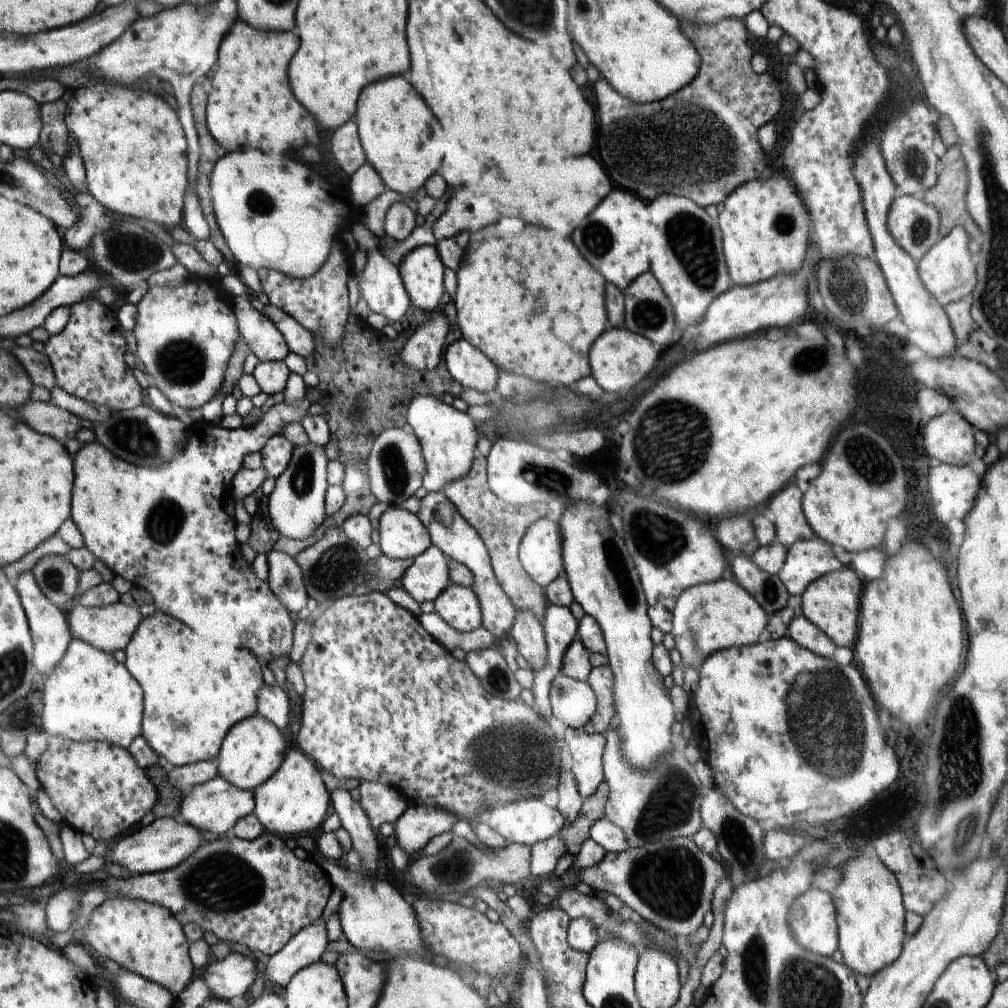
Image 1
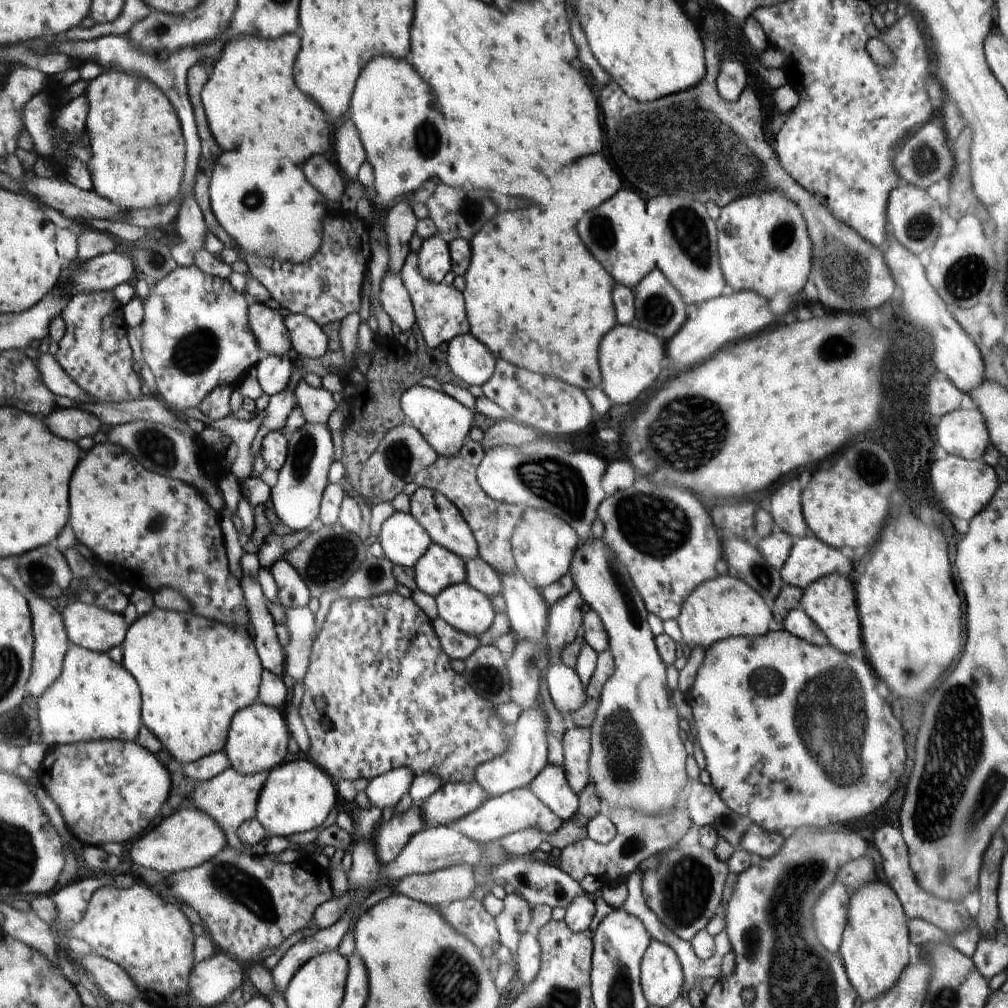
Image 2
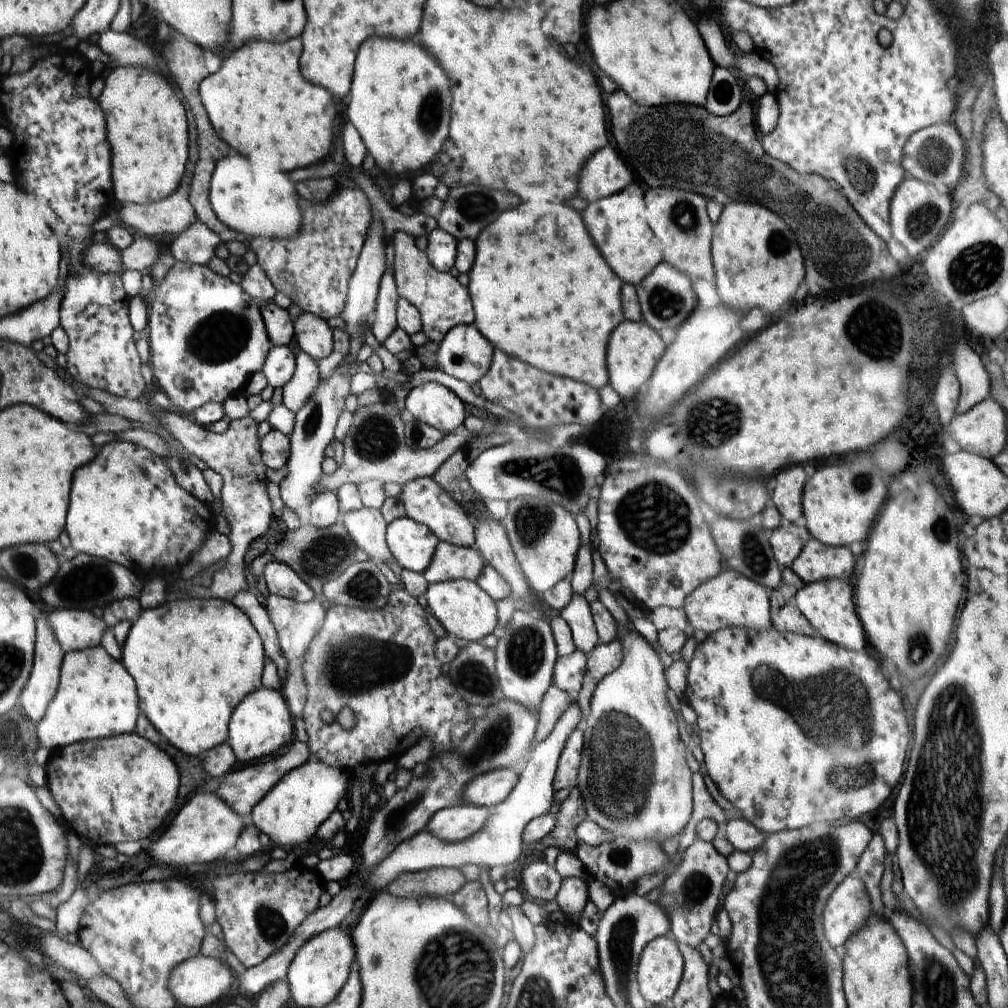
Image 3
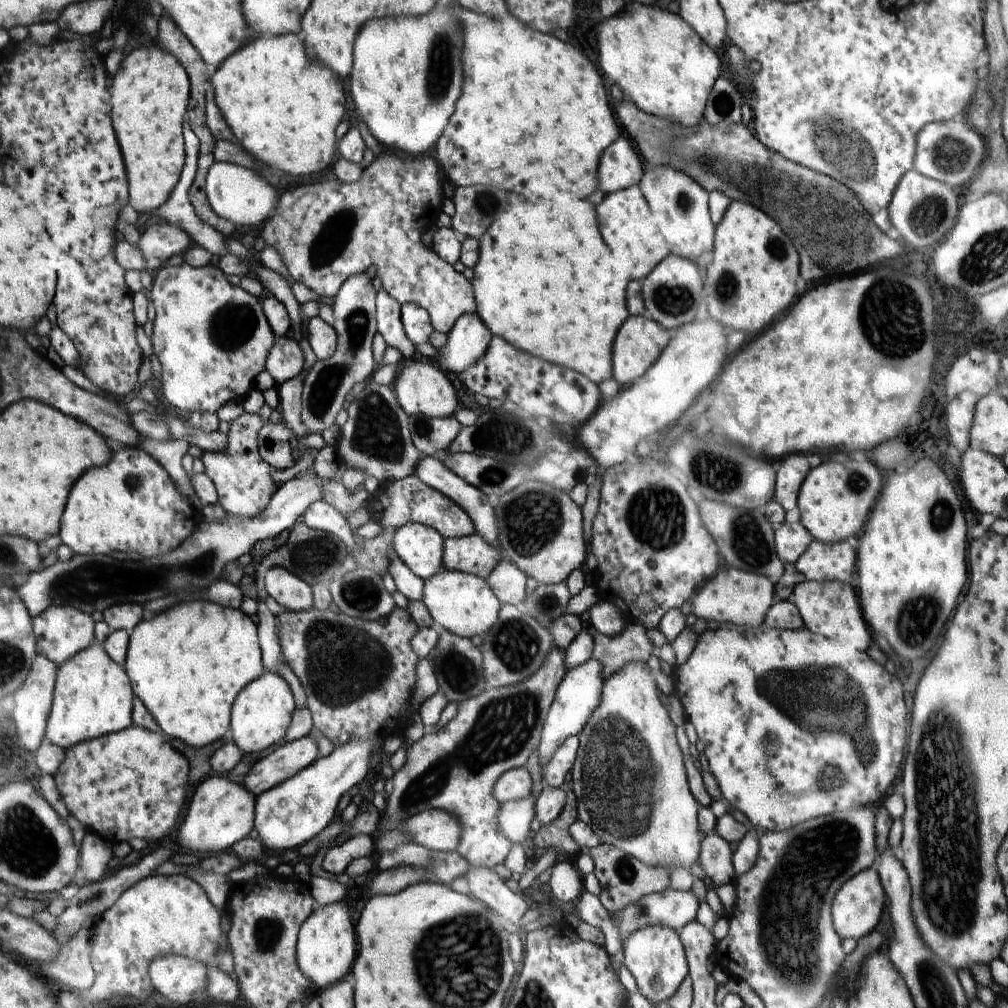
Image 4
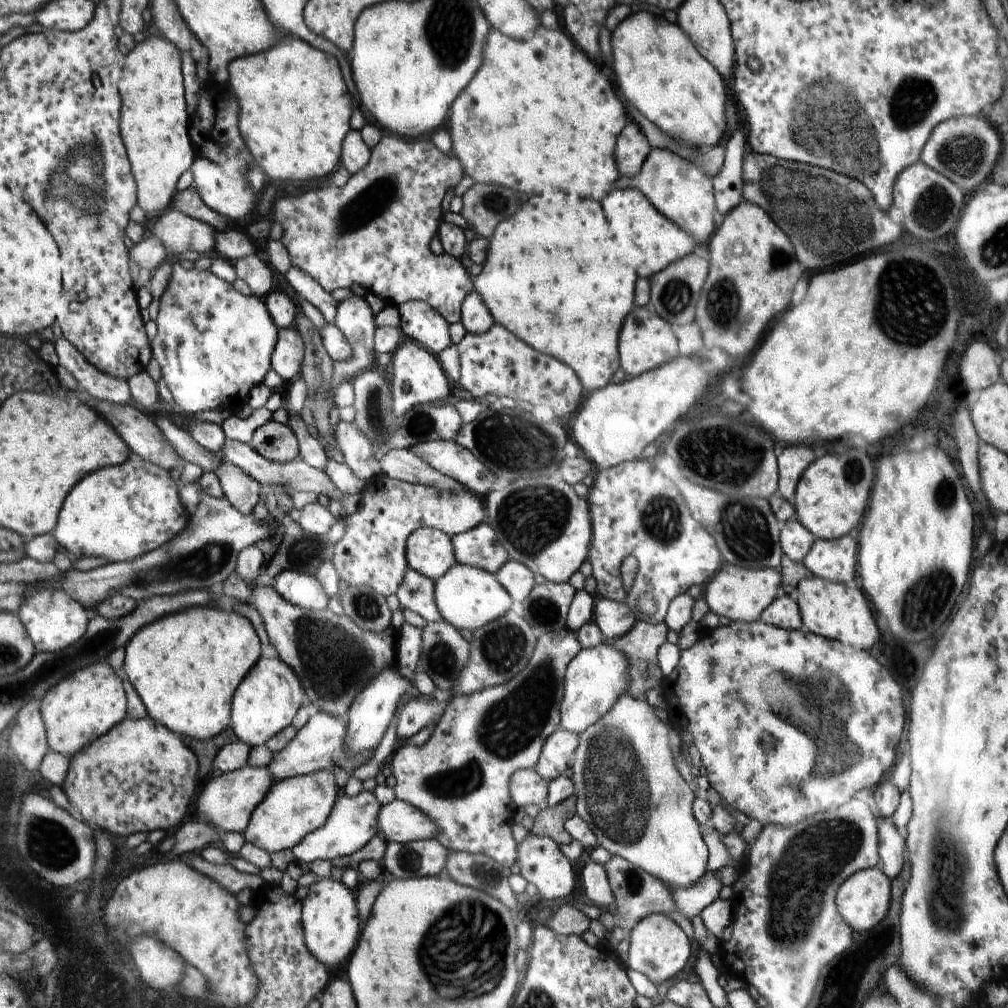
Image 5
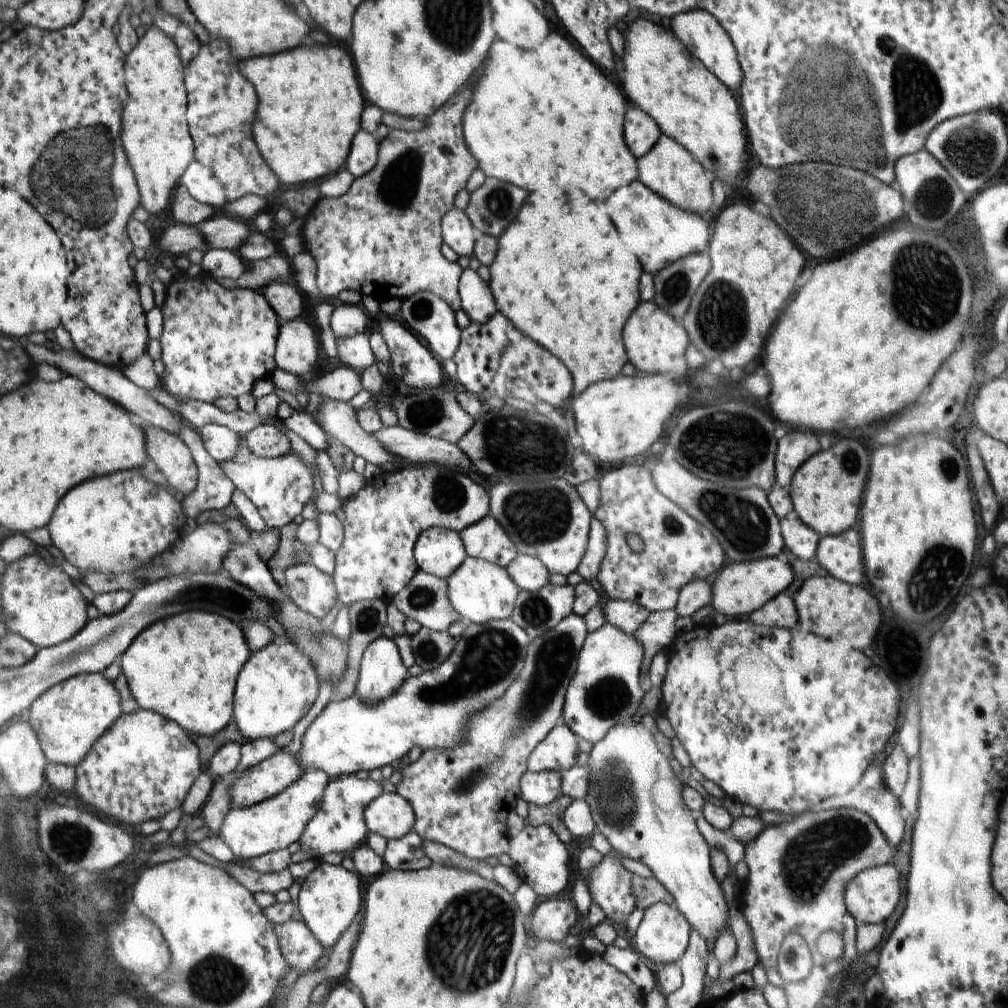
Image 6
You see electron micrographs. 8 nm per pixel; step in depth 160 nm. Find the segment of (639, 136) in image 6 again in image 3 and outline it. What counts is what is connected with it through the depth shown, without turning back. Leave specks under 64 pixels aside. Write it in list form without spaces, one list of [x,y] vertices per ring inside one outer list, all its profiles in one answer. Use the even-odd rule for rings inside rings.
[[[618,146],[600,148],[582,166],[578,174],[576,196],[594,202],[624,191],[635,182],[631,170],[621,159]]]

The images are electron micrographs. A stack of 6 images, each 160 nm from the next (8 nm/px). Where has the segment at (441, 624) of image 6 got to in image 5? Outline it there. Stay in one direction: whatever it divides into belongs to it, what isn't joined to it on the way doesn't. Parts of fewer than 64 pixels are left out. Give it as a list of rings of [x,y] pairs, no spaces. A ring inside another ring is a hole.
[[[408,568],[395,593],[402,608],[420,614],[431,623],[443,619],[435,603],[434,589],[435,581]]]

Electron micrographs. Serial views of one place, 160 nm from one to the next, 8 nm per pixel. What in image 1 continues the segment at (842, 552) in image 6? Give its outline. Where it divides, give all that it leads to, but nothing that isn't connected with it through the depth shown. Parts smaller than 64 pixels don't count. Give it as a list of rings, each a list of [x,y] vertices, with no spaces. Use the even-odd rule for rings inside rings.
[[[814,538],[798,541],[788,548],[778,576],[790,595],[802,596],[810,583],[843,568],[836,560],[830,543]]]

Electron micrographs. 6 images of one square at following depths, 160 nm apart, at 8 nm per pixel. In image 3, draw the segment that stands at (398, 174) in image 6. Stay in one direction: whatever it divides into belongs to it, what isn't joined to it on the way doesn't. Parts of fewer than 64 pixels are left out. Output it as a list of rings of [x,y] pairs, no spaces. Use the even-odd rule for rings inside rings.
[[[340,188],[326,204],[313,204],[303,198],[301,213],[304,223],[294,238],[256,237],[249,249],[256,254],[258,266],[277,291],[286,294],[303,313],[311,313],[328,322],[328,318],[342,316],[345,312],[352,260],[360,260],[364,234],[372,228],[372,210],[360,189]],[[396,231],[394,234],[394,263],[393,271],[397,293],[400,297],[409,300],[421,314],[421,324],[424,326],[425,336],[429,341],[440,344],[445,336],[460,324],[476,323],[476,314],[472,314],[472,296],[468,294],[462,284],[450,276],[442,274],[430,262],[429,257],[420,252],[414,244],[412,234]]]

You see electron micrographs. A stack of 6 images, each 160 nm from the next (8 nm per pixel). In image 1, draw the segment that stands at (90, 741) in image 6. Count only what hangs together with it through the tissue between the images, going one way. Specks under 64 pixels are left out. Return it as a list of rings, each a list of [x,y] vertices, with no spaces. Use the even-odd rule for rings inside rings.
[[[73,637],[58,667],[50,674],[45,686],[45,730],[51,735],[71,741],[106,741],[128,749],[131,742],[141,734],[143,719],[143,690],[124,663],[116,662],[108,652]]]

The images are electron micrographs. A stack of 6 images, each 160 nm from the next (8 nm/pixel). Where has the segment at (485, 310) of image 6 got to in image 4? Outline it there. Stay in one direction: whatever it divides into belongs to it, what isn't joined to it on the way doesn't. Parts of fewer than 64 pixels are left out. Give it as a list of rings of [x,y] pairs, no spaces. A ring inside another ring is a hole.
[[[477,313],[462,315],[447,334],[443,347],[437,349],[437,360],[442,372],[450,372],[460,381],[464,371],[475,365],[486,352],[492,334]]]

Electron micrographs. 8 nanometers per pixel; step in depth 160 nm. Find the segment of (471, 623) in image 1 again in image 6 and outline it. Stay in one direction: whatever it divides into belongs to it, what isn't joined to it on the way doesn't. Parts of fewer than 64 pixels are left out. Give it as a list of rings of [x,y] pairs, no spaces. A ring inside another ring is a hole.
[[[474,557],[466,558],[457,571],[447,578],[448,600],[465,624],[484,624],[490,619],[510,619],[520,592],[506,568]]]

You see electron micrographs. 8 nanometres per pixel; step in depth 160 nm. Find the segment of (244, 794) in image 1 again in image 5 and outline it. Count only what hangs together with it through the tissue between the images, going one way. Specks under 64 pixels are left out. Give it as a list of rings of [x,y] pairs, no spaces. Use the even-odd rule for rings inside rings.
[[[320,710],[311,716],[310,720],[297,730],[294,738],[280,752],[273,755],[272,761],[266,766],[272,772],[274,782],[314,774],[318,771],[333,772],[336,766],[353,772],[355,768],[367,763],[372,753],[364,753],[356,757],[349,757],[346,753],[344,738],[347,724],[346,718],[334,717],[333,714]]]

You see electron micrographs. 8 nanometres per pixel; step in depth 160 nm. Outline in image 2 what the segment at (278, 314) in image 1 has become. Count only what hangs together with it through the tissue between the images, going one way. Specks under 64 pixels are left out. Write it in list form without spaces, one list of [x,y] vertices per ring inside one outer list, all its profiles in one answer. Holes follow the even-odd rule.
[[[289,313],[284,318],[294,350],[311,359],[320,358],[329,350],[329,340],[314,320],[306,315]]]

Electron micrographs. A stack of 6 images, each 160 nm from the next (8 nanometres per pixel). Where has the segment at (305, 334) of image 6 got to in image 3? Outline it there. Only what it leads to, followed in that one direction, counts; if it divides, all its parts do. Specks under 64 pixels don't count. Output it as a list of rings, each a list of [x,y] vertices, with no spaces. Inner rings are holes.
[[[272,346],[261,372],[272,389],[283,388],[296,374],[296,357],[289,347]]]

